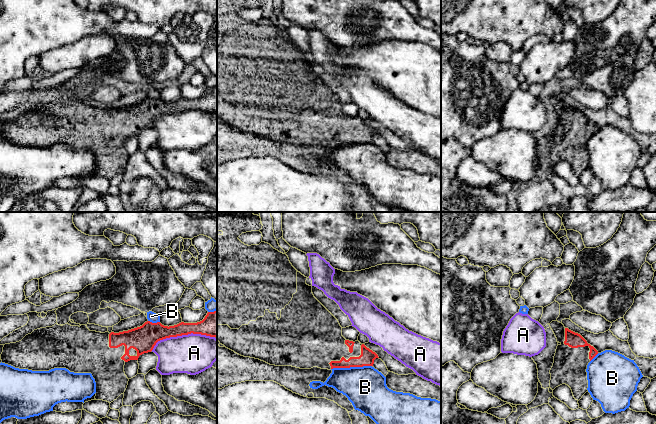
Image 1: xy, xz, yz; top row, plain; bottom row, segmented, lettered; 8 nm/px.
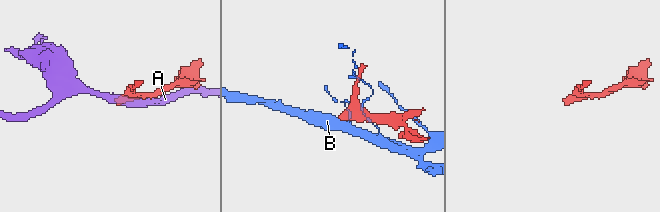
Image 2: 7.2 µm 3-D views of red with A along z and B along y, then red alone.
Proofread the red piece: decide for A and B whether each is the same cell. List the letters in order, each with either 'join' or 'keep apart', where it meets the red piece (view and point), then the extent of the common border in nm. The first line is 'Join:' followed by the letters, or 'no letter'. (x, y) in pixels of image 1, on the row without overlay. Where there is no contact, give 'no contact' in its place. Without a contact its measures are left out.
Join: no letter
A: keep apart | xy (181, 111) | 500 nm
B: keep apart | xz (351, 142) | 320 nm

